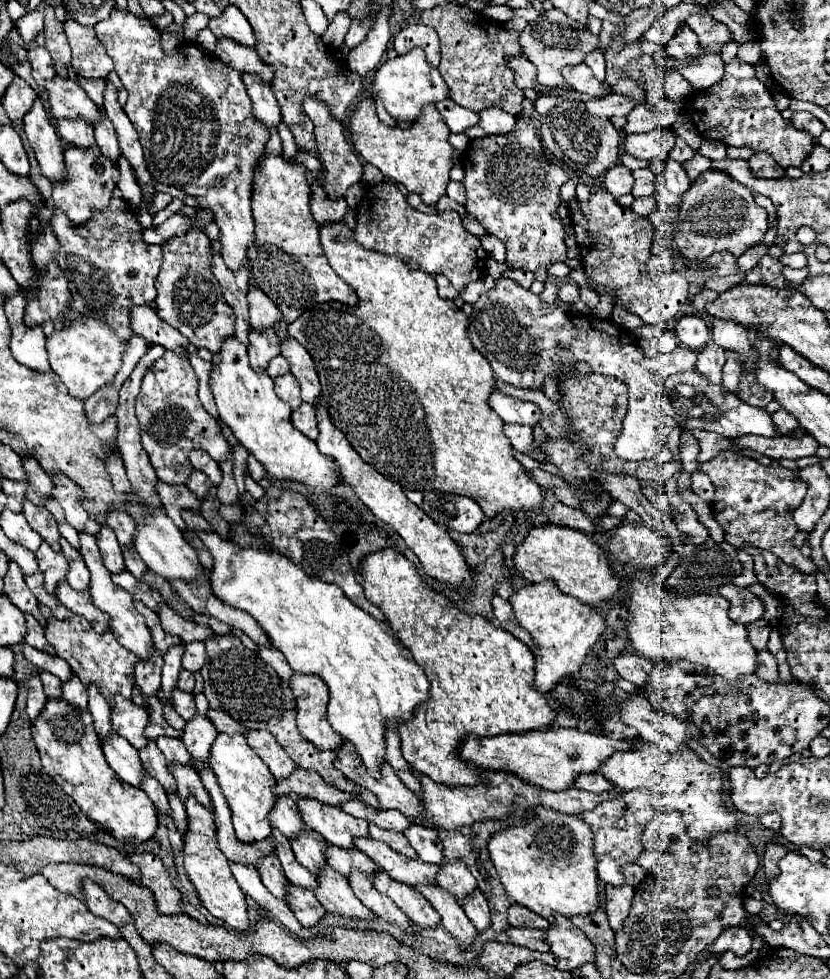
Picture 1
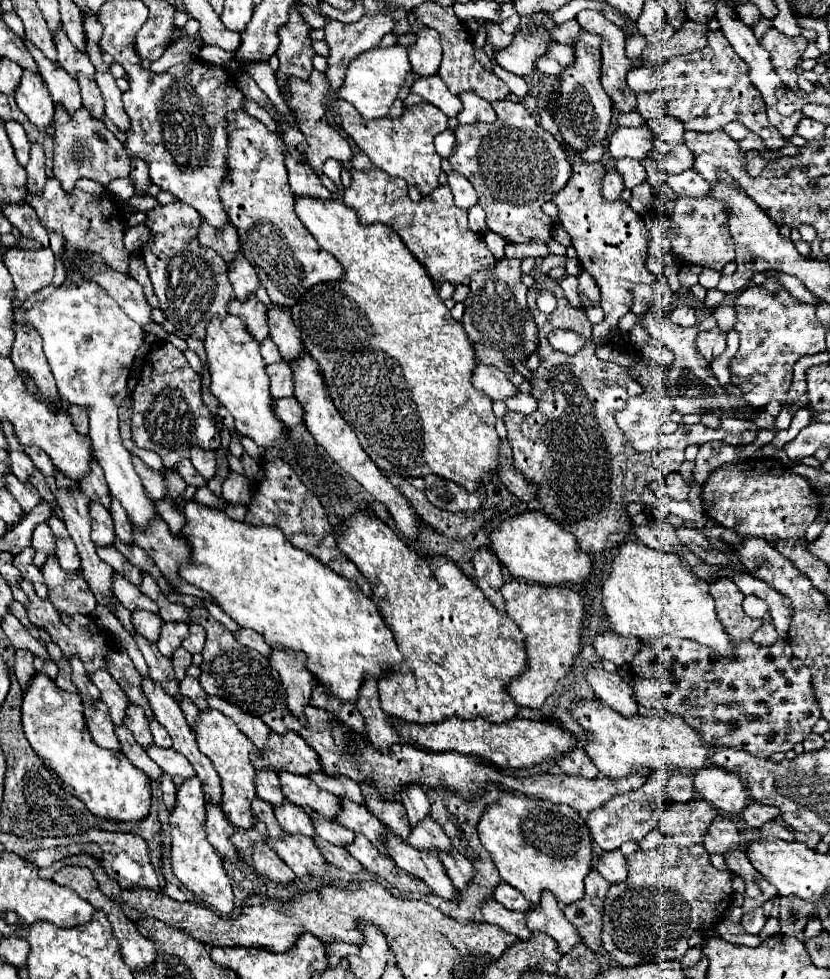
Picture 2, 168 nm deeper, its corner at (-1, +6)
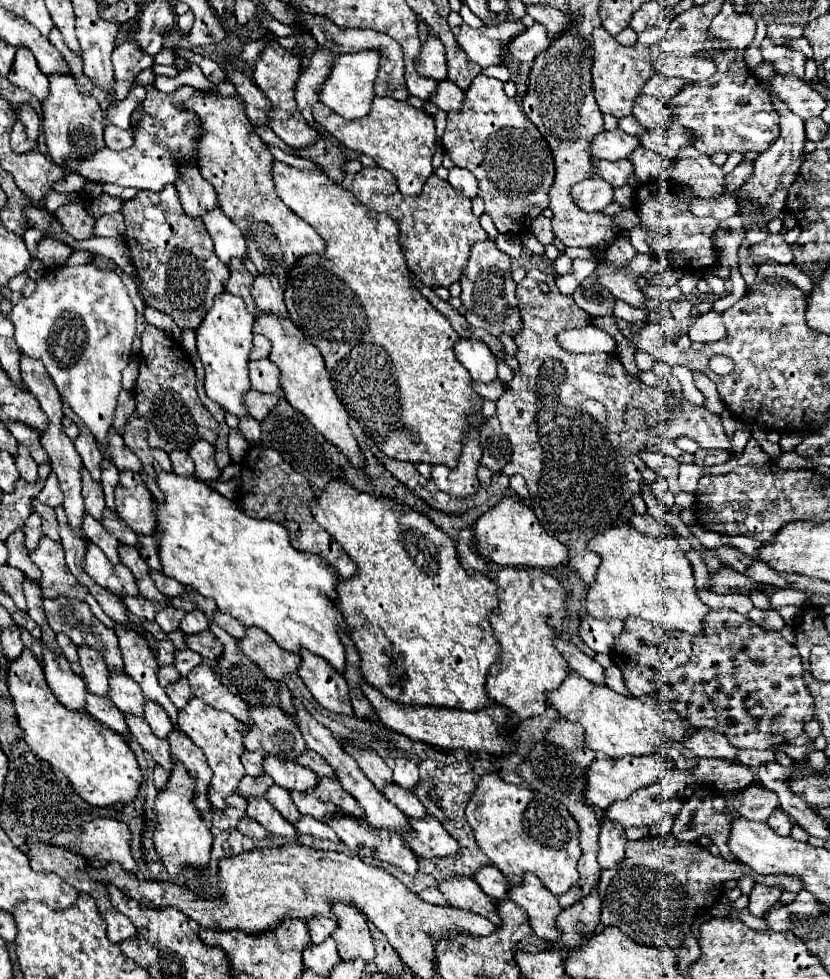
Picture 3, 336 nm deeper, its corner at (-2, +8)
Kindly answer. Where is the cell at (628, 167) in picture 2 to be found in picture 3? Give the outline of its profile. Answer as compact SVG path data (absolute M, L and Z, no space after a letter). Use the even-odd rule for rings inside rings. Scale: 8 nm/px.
M599 160L597 162L597 176L601 176L603 180L609 180L615 188L625 186L631 174L633 174L633 164L629 160L617 160L617 162Z

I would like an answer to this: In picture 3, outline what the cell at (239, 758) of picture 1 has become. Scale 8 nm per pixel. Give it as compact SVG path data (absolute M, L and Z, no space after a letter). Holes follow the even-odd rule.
M193 698L183 710L179 710L177 724L205 752L209 768L213 770L213 784L209 786L209 802L217 810L229 808L225 798L231 796L233 792L237 792L237 786L239 786L241 778L245 776L245 768L241 764L241 754L245 752L243 734L249 732L249 728L243 722L235 720L229 712L221 712L221 710L215 710L207 704L203 704L201 698Z

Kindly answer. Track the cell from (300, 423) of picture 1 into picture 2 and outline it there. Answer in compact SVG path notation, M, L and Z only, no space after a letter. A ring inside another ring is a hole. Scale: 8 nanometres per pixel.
M282 398L282 400L274 400L272 402L272 410L274 414L280 418L280 422L284 422L284 426L294 426L294 424L302 424L302 410L296 398Z

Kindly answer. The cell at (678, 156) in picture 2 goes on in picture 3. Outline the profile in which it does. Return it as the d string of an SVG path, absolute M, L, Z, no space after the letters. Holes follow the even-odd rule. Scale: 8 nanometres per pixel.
M643 146L637 148L637 152L633 152L633 156L629 156L631 164L635 166L635 176L645 184L649 180L659 178L659 174L669 168L673 164L673 160L669 158L661 158L657 152L647 150Z

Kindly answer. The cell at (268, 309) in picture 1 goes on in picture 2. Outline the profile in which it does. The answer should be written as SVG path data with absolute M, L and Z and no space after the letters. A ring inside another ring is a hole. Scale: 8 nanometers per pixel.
M240 254L240 258L236 258L236 262L228 262L226 266L228 266L228 278L234 286L236 298L238 300L248 298L248 294L254 292L260 284L254 268L250 266L250 262Z

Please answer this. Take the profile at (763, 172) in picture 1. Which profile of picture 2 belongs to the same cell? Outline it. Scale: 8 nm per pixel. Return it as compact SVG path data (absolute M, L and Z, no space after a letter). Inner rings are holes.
M748 152L746 154L746 170L752 174L752 176L758 176L766 166L766 160L758 154L758 152Z

